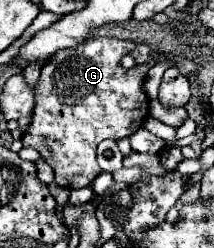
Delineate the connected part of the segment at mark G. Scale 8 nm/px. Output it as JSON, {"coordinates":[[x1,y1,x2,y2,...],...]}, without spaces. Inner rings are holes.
{"coordinates":[[90,37,76,49,62,49,46,61,36,85,36,107,32,121,22,135,22,145,32,147,54,169,54,181,66,189,88,187,100,169,94,161,96,147,102,139,124,139,140,129,148,117,150,101,144,93,144,79,150,65,138,65,134,69,122,69,120,57,134,49,134,41,114,37]]}

